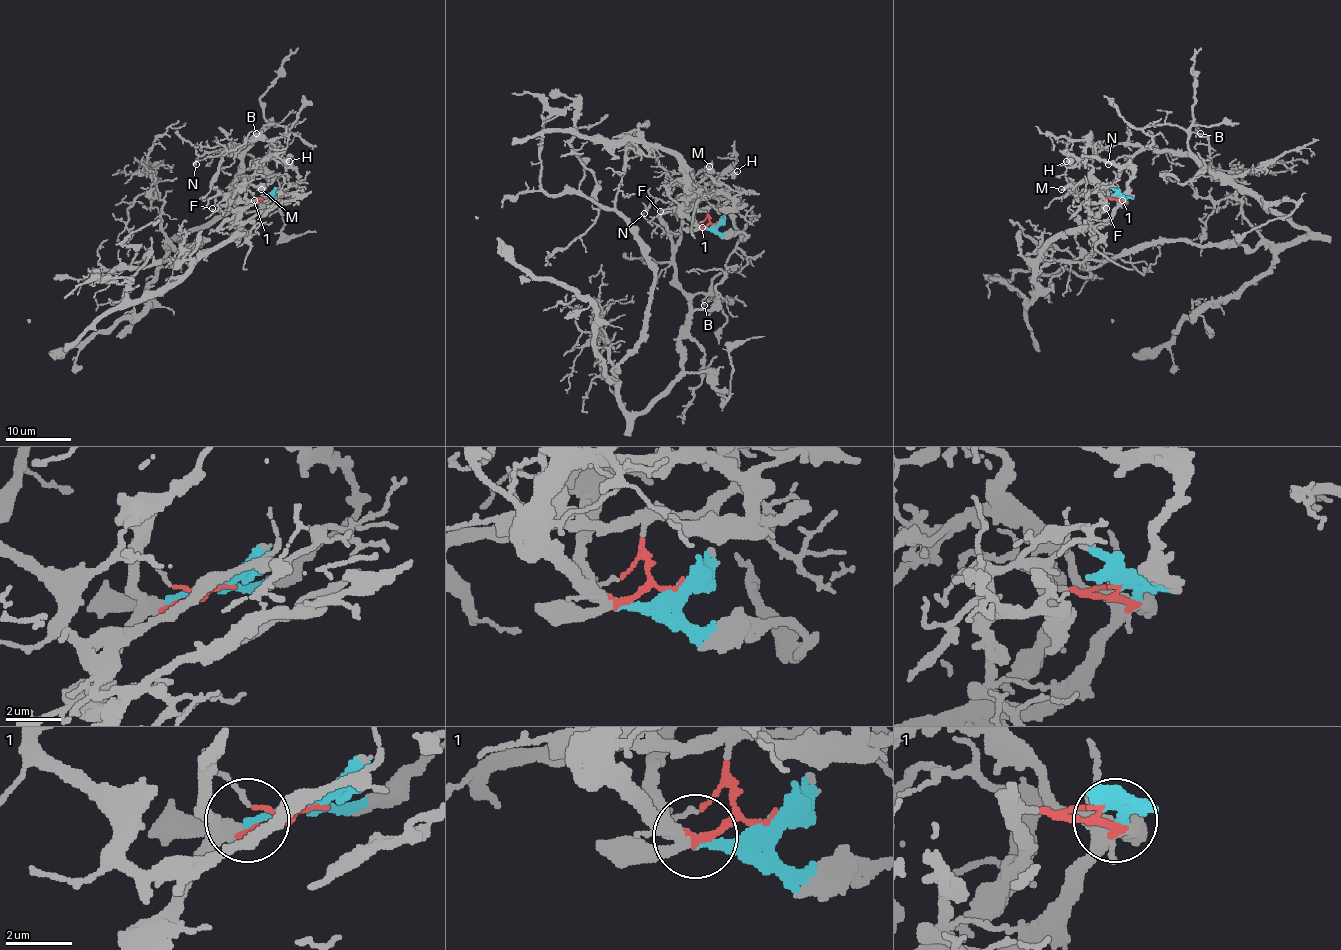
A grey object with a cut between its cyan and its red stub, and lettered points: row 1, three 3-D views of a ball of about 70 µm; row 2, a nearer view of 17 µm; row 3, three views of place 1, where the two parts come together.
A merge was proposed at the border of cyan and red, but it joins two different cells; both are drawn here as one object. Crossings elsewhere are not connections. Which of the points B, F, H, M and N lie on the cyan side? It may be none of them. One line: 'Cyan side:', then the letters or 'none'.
Cyan side: H, M

